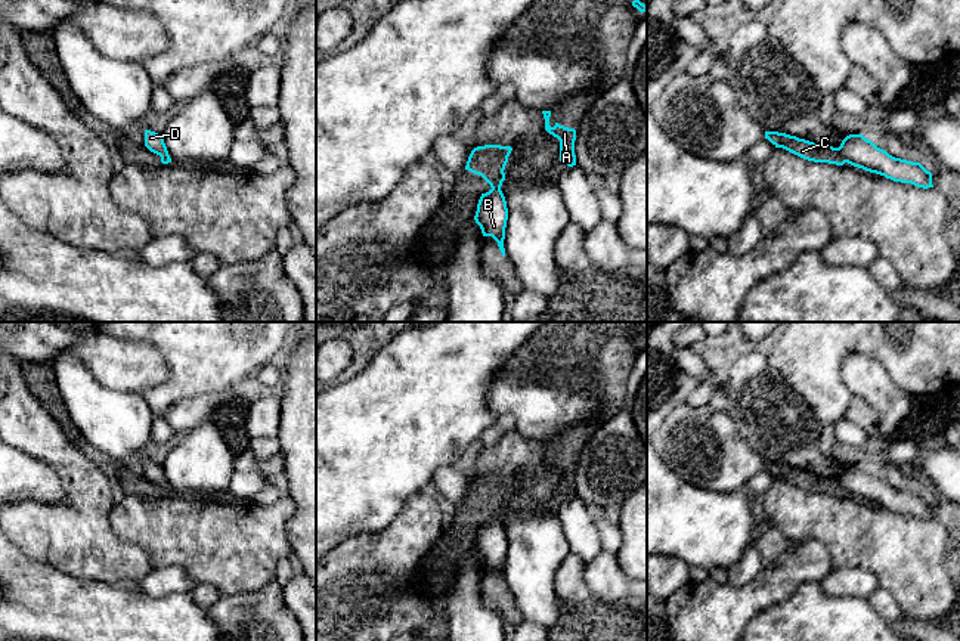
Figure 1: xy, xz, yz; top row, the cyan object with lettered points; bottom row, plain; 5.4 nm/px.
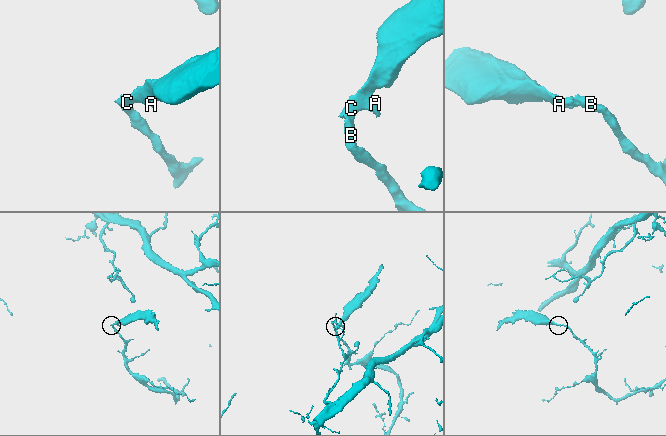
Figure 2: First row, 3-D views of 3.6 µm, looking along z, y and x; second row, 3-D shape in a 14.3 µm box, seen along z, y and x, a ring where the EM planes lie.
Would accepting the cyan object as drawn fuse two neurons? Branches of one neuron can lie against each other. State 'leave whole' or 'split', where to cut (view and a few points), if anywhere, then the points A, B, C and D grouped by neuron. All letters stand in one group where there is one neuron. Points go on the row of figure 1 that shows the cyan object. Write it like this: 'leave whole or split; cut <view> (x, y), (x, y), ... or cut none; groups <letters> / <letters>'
split; cut yz (838, 148), (847, 161); groups A C / B D

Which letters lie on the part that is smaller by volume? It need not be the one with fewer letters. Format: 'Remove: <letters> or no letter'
Remove: A, C

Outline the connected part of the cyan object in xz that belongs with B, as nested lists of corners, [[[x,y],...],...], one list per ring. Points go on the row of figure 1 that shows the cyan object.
[[[490,189],[489,192],[481,193],[474,220],[480,226],[483,236],[492,236],[498,242],[498,247],[504,257],[508,208],[501,189]]]

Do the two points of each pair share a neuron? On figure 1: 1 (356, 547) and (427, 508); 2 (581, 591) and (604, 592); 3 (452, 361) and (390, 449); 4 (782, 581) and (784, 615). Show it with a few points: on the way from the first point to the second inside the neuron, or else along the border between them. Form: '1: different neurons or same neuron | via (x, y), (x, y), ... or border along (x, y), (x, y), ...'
1: same neuron | via (374, 547), (389, 547), (409, 526)
2: different neurons | border along (584, 563), (584, 582), (592, 598)
3: same neuron | via (432, 383), (423, 398), (393, 427)
4: different neurons | border along (811, 581), (802, 582), (787, 597), (752, 618)

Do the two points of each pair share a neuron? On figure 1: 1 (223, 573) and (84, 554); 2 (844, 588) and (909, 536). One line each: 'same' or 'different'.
1: different
2: different

